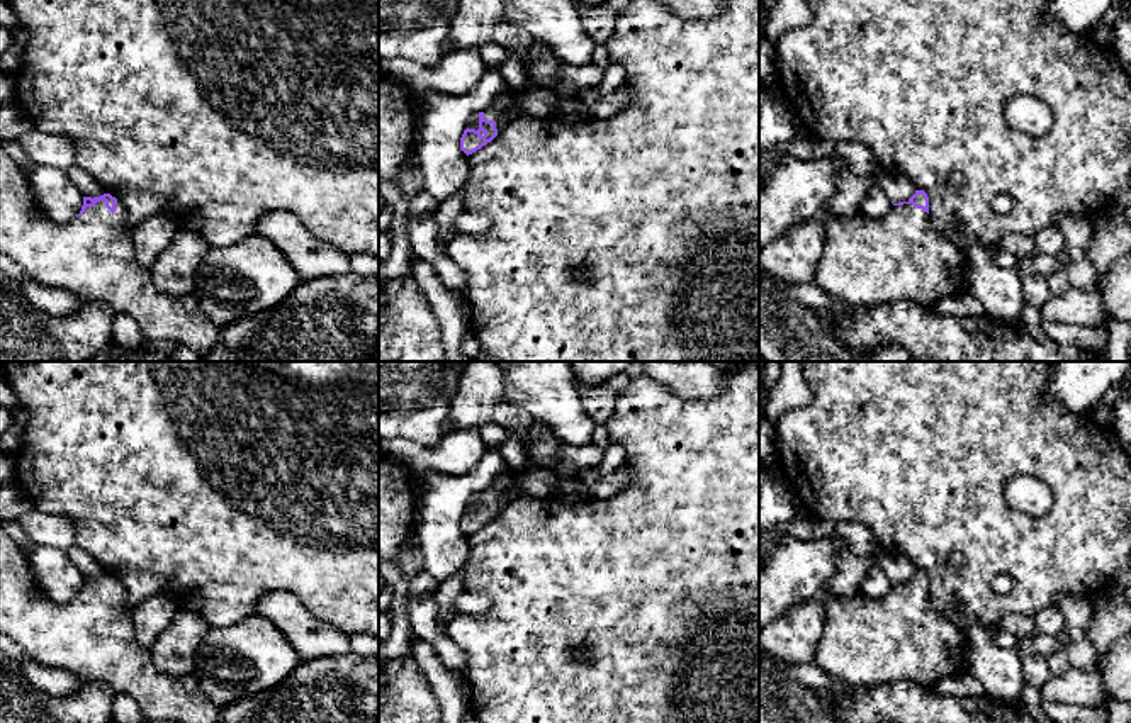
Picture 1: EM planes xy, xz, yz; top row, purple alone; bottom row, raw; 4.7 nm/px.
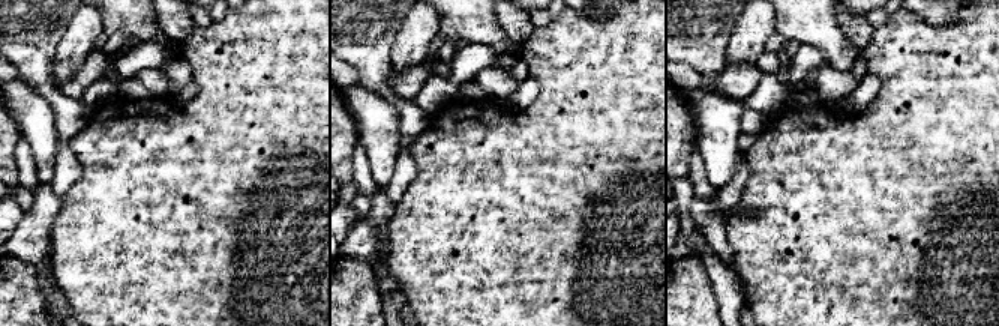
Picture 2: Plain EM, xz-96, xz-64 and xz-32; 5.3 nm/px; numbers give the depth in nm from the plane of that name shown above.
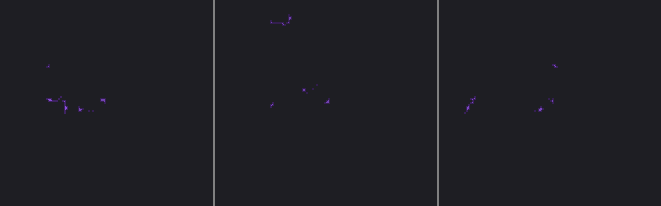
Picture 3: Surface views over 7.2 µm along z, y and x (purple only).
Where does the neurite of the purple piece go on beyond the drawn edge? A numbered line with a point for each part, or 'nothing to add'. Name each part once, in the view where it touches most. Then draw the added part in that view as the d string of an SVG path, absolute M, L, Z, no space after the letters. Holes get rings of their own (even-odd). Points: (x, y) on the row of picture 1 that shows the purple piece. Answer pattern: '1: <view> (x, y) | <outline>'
1: xy (92, 257) | M2 144L0 253L22 266L31 280L68 290L83 302L98 300L115 314L131 316L148 341L183 345L204 358L221 339L221 328L207 317L192 294L172 295L155 287L149 268L136 260L132 229L121 202L114 214L100 200L71 222L56 224L37 207L25 171Z

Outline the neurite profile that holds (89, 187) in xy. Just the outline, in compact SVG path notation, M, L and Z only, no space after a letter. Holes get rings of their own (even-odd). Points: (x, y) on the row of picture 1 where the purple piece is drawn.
M73 165L66 170L70 182L82 192L83 197L100 197L105 193L104 187L88 175L83 168Z

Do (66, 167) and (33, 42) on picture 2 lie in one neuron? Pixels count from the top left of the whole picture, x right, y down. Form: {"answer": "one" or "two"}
{"answer": "one"}

